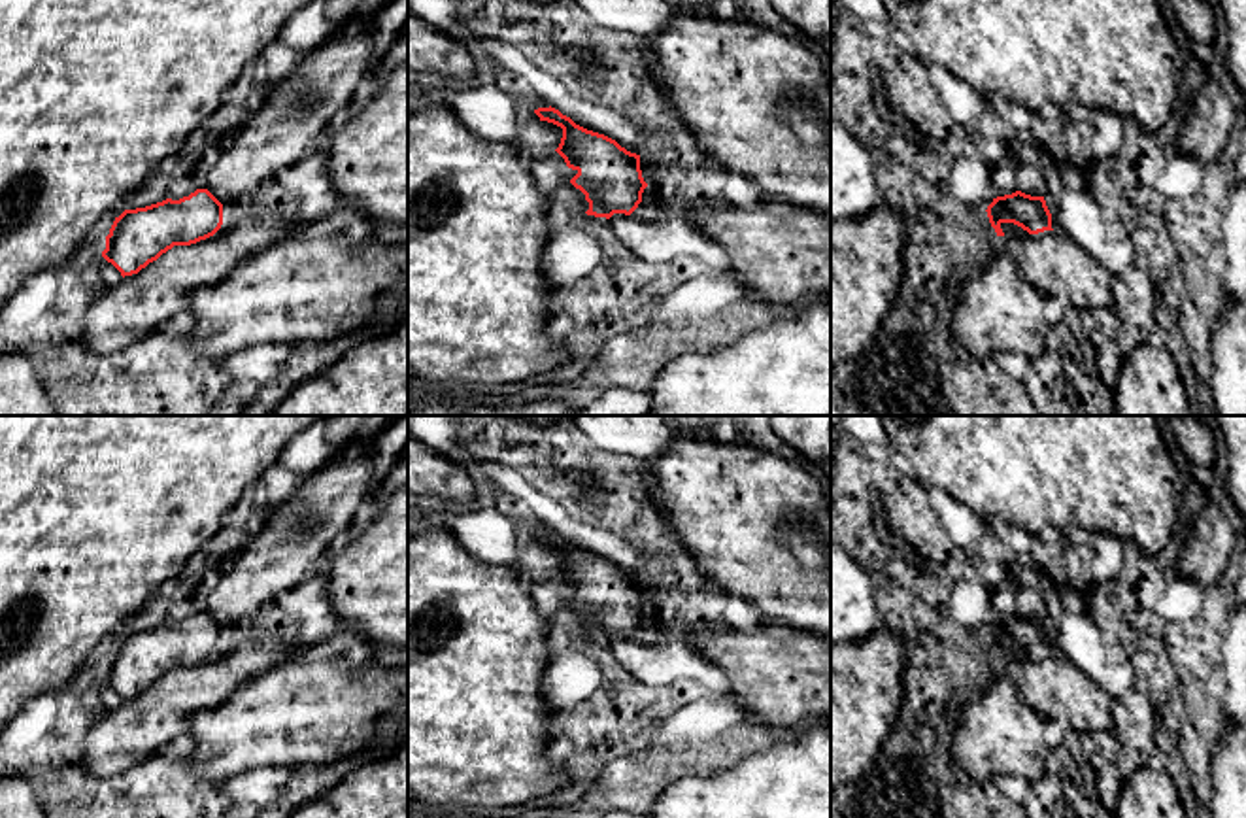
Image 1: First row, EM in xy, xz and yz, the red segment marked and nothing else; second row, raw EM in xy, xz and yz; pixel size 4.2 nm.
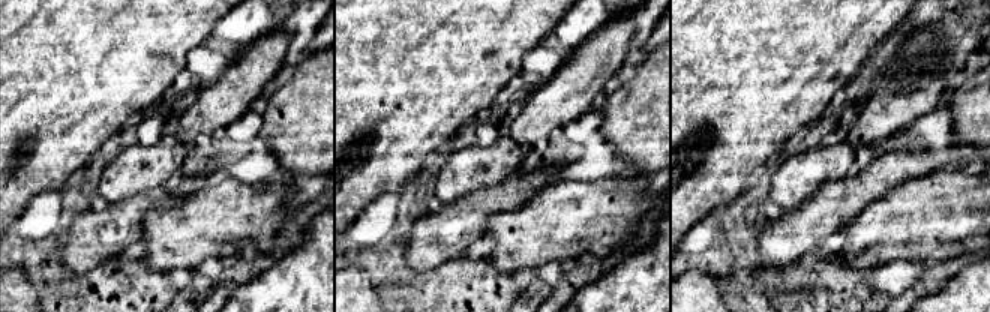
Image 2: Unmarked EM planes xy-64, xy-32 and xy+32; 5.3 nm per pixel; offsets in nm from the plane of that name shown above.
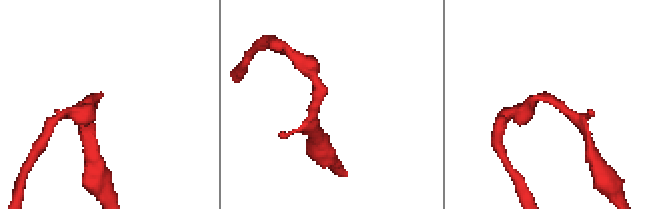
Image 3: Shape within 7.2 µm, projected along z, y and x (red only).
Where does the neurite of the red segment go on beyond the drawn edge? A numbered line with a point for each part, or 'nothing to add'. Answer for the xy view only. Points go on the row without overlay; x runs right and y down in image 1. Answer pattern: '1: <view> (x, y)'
nothing to add

